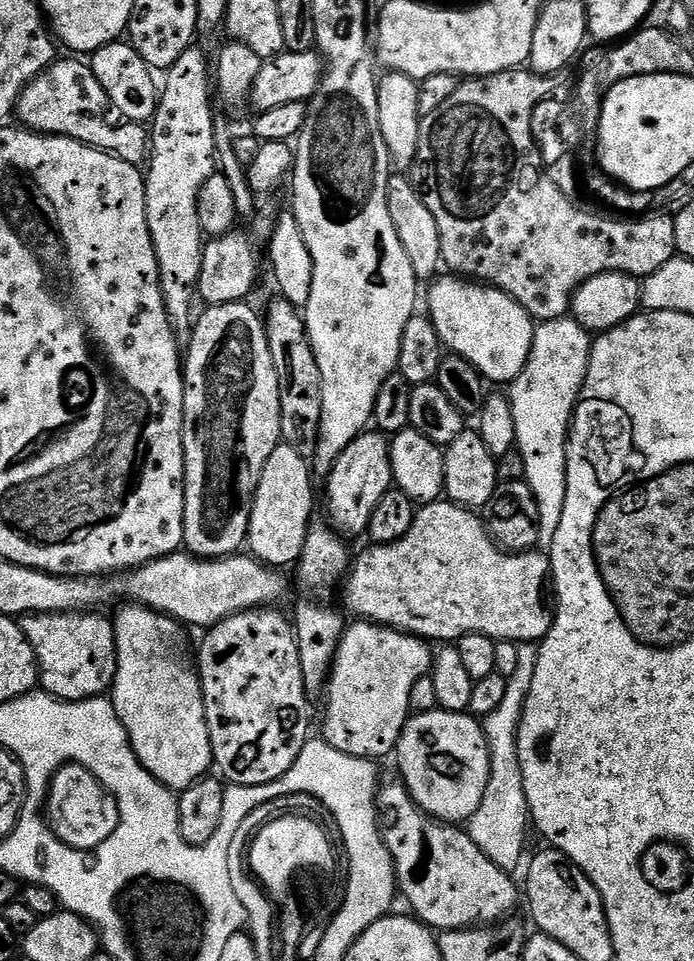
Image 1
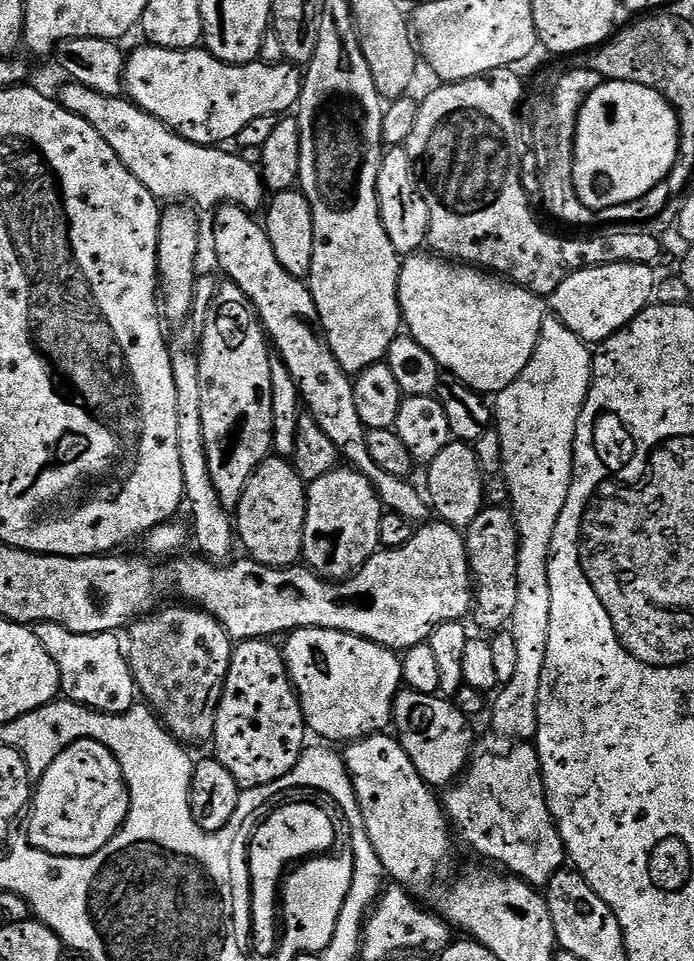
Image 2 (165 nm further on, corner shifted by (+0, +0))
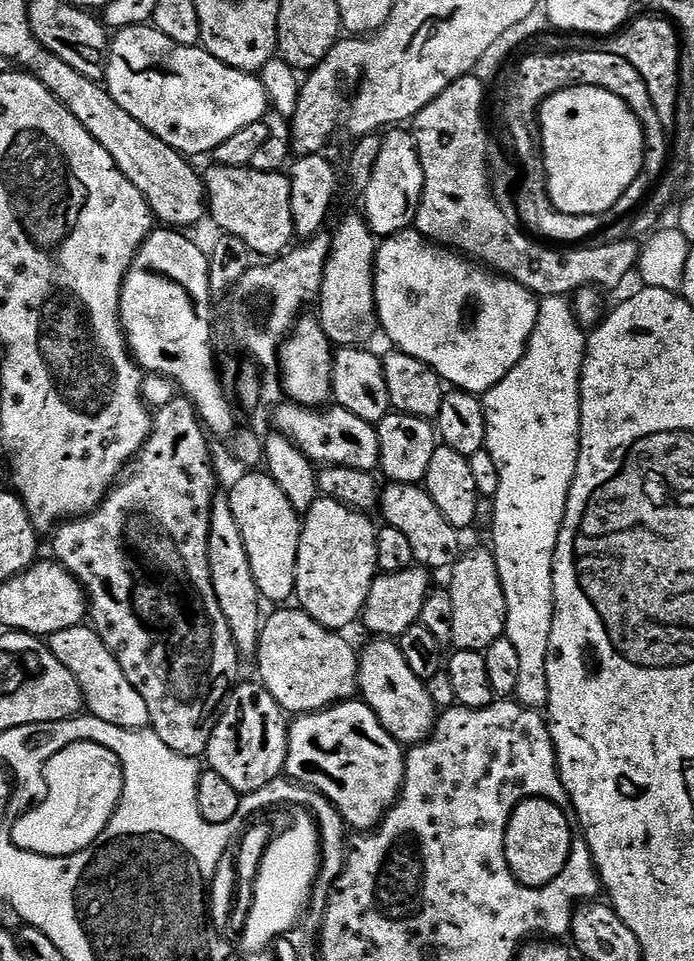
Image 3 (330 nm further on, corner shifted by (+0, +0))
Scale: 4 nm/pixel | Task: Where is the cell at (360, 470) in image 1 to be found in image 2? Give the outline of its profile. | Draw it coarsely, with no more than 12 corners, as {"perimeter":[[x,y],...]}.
{"perimeter":[[351,466],[307,485],[303,563],[347,580],[385,509]]}

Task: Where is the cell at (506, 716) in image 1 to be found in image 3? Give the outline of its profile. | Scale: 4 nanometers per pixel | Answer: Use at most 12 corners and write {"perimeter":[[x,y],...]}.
{"perimeter":[[545,296],[483,393],[515,699],[543,709],[586,328]]}

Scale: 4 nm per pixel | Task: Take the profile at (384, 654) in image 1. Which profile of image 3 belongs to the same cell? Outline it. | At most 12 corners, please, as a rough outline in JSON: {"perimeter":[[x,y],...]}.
{"perimeter":[[296,606],[263,621],[259,683],[288,714],[353,699],[360,661]]}

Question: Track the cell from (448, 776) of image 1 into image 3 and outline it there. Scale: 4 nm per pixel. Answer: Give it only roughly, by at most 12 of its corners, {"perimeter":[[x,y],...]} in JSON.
{"perimeter":[[399,643],[359,653],[358,692],[401,746],[432,734],[438,709]]}

